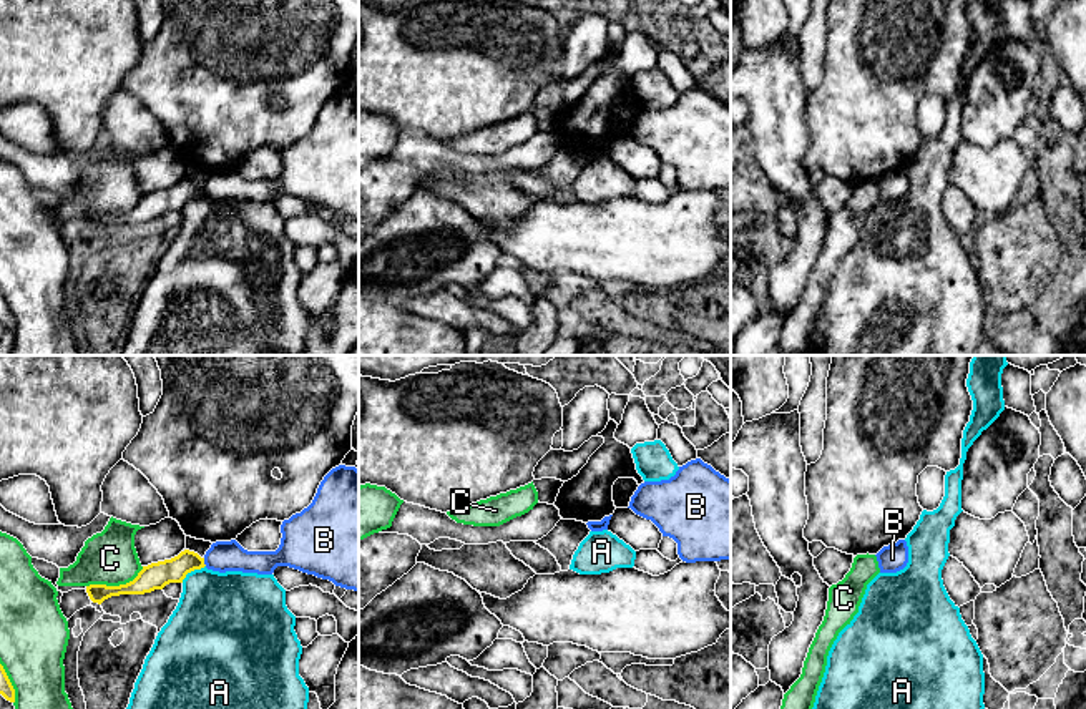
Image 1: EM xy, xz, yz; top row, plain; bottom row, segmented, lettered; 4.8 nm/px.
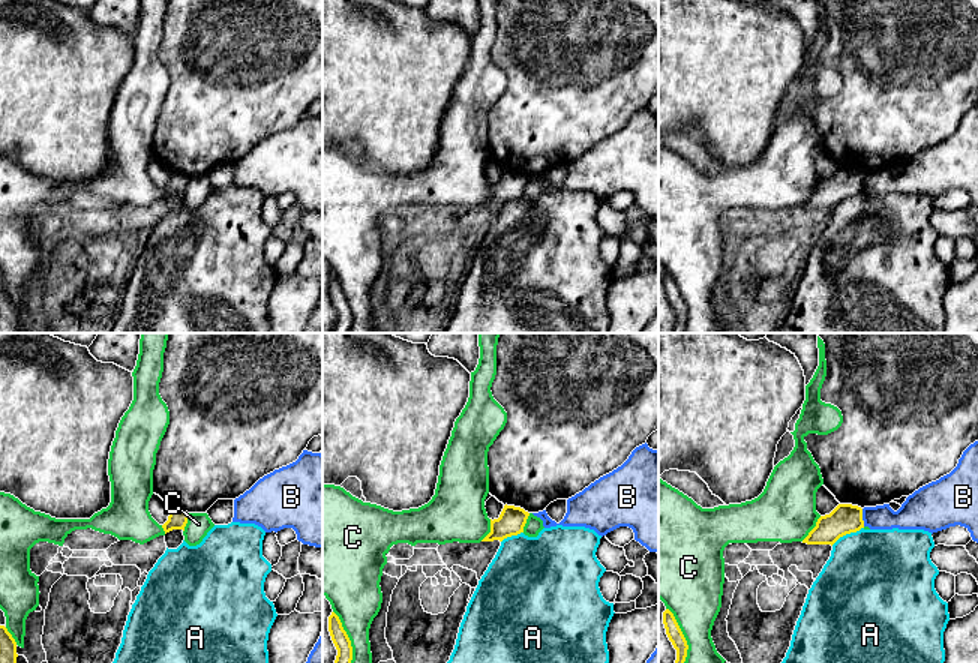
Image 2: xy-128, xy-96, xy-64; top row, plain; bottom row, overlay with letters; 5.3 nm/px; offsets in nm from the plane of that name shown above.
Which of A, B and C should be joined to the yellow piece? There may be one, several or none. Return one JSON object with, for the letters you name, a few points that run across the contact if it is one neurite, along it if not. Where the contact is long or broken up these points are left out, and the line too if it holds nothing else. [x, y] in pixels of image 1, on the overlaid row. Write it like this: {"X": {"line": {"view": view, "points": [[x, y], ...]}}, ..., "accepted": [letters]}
{"accepted": []}

